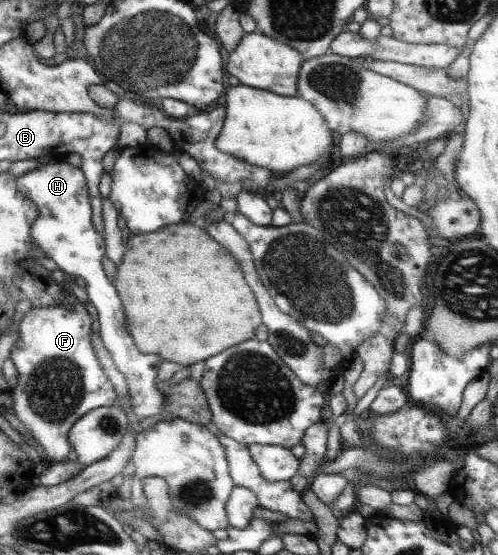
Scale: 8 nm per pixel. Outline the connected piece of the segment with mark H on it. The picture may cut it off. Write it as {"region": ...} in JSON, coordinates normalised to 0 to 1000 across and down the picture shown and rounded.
{"region":[[[110,286],[106,292],[76,297],[72,306],[56,308],[52,315],[32,323],[32,335],[36,346],[60,360],[76,382],[76,391],[62,404],[58,418],[66,447],[80,447],[127,492],[171,505],[173,544],[183,544],[193,559],[199,607],[213,634],[221,638],[233,663],[251,677],[263,742],[277,755],[317,750],[325,742],[329,715],[309,697],[309,681],[325,649],[317,641],[291,641],[277,634],[249,591],[241,541],[201,474],[211,452],[211,436],[207,425],[191,416],[183,398],[175,332],[161,301],[145,301],[129,286]]]}

